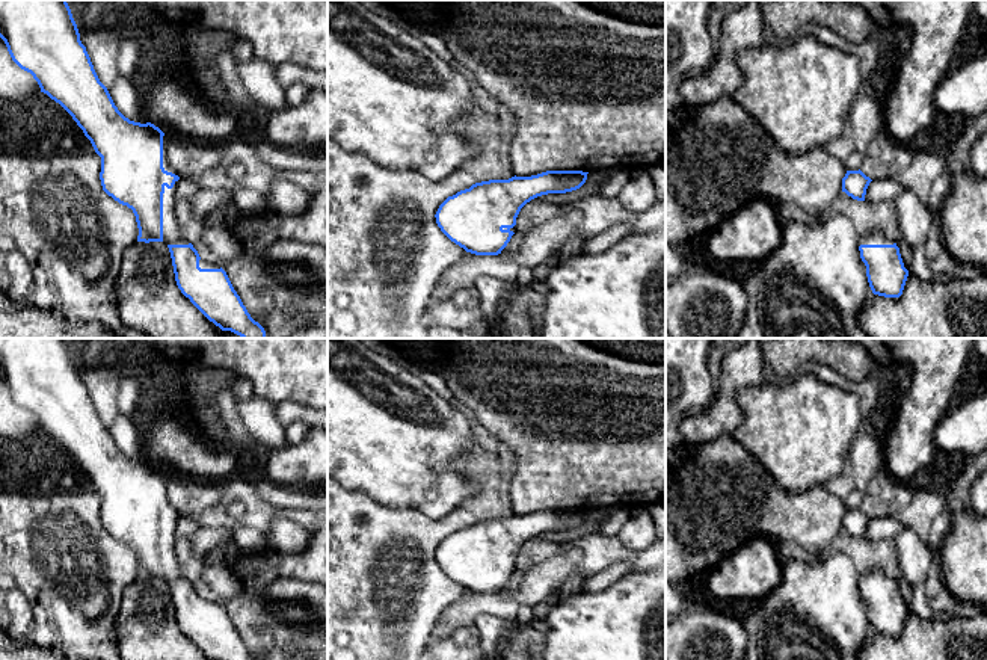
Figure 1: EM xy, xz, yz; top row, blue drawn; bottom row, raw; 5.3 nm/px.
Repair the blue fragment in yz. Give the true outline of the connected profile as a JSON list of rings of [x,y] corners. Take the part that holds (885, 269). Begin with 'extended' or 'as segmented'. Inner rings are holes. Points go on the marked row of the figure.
extended; [[[872,230],[859,236],[859,251],[866,266],[872,293],[884,298],[899,298],[909,270],[902,263],[896,242],[886,237],[881,231]]]

